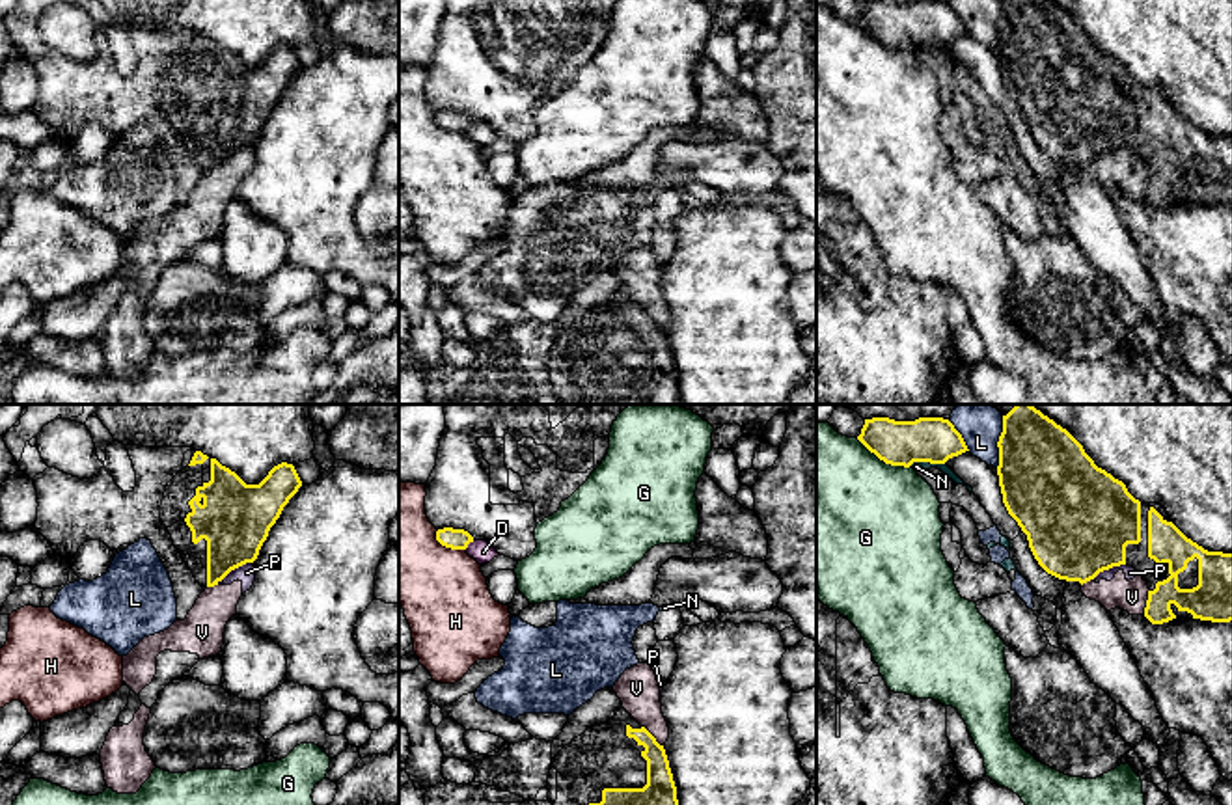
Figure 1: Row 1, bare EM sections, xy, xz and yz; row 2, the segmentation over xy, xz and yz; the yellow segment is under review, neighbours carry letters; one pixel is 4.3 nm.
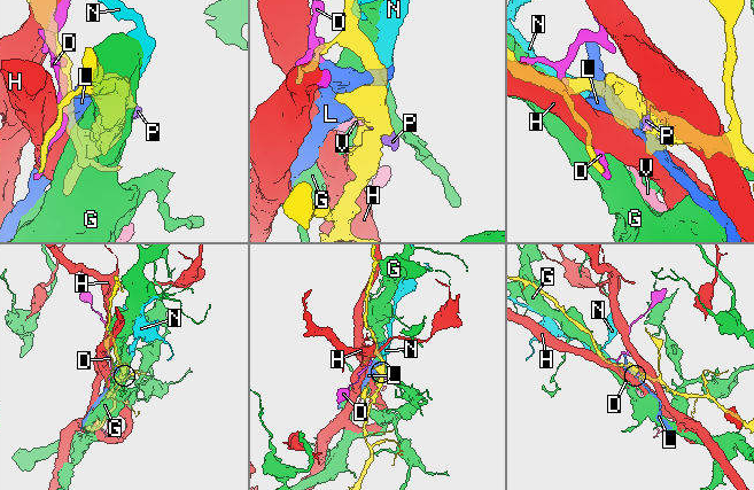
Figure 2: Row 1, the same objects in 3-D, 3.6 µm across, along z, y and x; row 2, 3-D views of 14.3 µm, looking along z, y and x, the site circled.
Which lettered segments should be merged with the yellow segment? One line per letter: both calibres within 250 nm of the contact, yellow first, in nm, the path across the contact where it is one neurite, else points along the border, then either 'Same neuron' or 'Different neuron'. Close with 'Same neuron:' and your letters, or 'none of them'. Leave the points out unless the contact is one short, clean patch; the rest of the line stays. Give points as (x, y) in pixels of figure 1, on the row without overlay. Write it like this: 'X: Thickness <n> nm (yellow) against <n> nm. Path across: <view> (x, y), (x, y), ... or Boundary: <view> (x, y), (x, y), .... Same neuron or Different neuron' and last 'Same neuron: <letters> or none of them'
D: Thickness 100 nm (yellow) against 90 nm. Different neuron
G: Thickness 200 nm (yellow) against 480 nm. Different neuron
H: Thickness 100 nm (yellow) against 380 nm. Different neuron
L: Thickness 400 nm (yellow) against 160 nm. Different neuron
N: Thickness 200 nm (yellow) against 40 nm. Different neuron
P: Thickness 300 nm (yellow) against 80 nm. Different neuron
V: Thickness 150 nm (yellow) against 130 nm. Boundary: yz (1149, 172), (1143, 196). Different neuron
Same neuron: none of them

